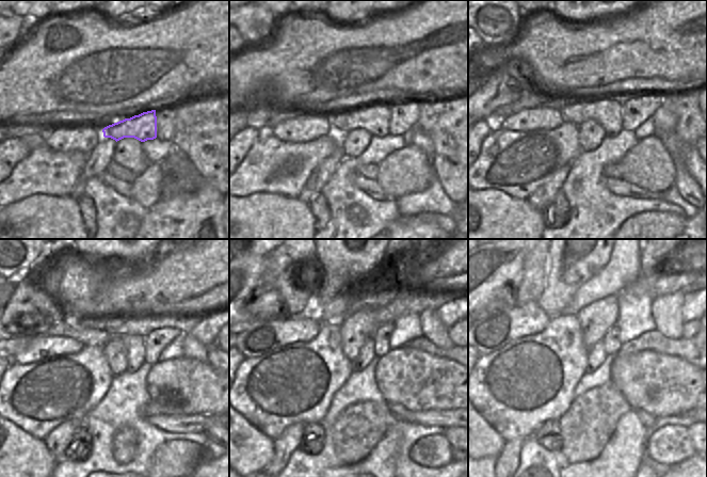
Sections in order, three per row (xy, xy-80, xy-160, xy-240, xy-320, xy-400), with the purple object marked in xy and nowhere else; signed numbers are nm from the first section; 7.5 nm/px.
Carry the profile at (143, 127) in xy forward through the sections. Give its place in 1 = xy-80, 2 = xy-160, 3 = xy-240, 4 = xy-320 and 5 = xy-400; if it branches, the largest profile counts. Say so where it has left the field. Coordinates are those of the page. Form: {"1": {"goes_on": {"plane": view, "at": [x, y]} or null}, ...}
{"1": {"goes_on": {"plane": "xy-80", "at": [374, 120]}}, "2": {"goes_on": {"plane": "xy-160", "at": [607, 112]}}, "3": {"goes_on": {"plane": "xy-240", "at": [134, 345]}}, "4": {"goes_on": {"plane": "xy-320", "at": [366, 355]}}, "5": {"goes_on": {"plane": "xy-400", "at": [597, 354]}}}

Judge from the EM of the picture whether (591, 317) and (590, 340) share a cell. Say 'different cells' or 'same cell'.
same cell

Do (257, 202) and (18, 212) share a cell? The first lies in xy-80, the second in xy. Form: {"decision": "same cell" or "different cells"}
{"decision": "same cell"}

